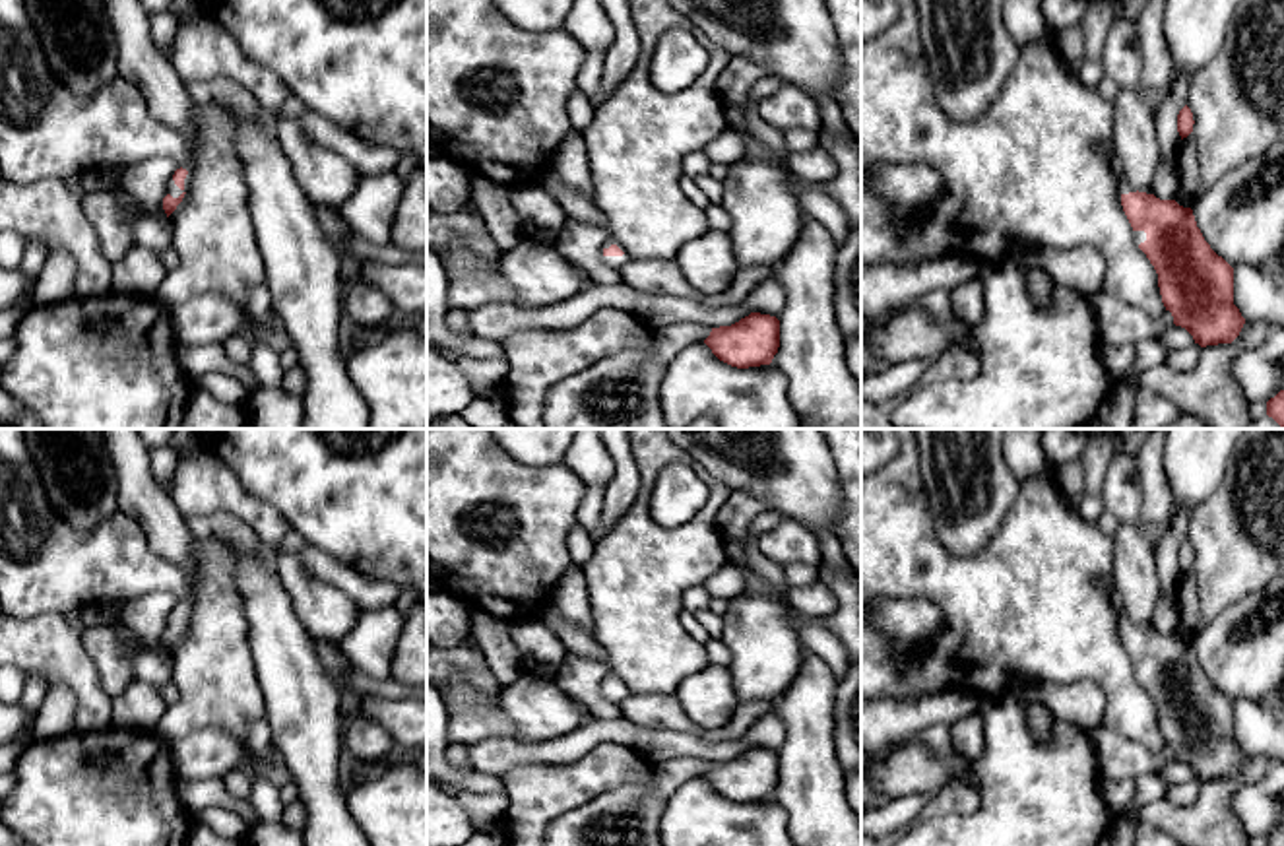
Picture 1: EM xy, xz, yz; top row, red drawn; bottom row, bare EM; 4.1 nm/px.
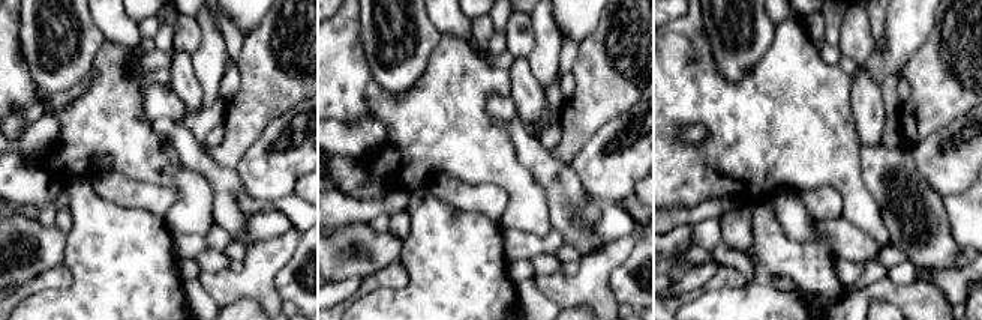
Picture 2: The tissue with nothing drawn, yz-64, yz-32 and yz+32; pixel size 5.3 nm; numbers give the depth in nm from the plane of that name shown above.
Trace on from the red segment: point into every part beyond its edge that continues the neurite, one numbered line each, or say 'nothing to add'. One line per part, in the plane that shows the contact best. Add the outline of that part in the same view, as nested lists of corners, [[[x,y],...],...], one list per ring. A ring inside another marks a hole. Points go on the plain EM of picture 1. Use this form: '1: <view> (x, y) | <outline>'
1: xy (189, 600) | [[[194,592],[188,594],[188,596],[184,596],[184,598],[178,598],[177,603],[180,603],[180,602],[186,603],[188,609],[186,609],[186,613],[184,613],[184,623],[182,623],[182,625],[180,625],[180,623],[175,619],[175,615],[171,613],[171,617],[169,617],[169,629],[171,629],[173,633],[178,633],[182,627],[188,625],[188,619],[190,619],[190,615],[192,615],[192,607],[194,607]]]

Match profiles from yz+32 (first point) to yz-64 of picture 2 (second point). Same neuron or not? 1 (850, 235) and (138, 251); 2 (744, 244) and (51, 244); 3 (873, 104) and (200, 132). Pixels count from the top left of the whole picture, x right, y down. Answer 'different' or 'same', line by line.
1: different
2: different
3: different

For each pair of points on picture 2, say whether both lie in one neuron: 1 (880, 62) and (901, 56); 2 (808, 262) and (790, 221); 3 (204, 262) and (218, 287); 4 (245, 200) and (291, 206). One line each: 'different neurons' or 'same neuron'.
1: same neuron
2: different neurons
3: different neurons
4: same neuron

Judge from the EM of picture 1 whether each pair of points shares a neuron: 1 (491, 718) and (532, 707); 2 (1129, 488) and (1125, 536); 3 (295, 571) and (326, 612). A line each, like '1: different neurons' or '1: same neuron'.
1: different neurons
2: different neurons
3: same neuron

